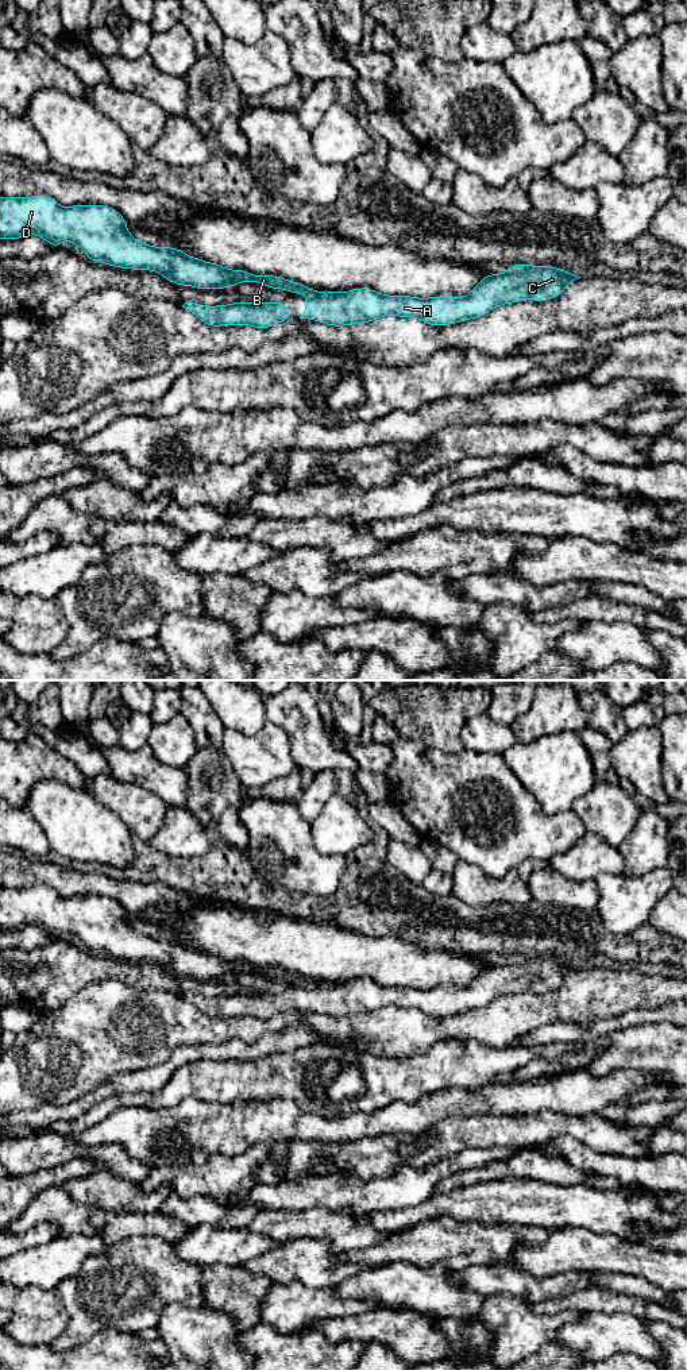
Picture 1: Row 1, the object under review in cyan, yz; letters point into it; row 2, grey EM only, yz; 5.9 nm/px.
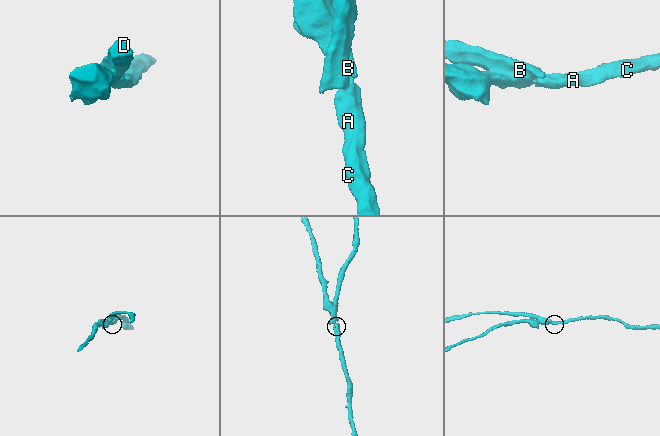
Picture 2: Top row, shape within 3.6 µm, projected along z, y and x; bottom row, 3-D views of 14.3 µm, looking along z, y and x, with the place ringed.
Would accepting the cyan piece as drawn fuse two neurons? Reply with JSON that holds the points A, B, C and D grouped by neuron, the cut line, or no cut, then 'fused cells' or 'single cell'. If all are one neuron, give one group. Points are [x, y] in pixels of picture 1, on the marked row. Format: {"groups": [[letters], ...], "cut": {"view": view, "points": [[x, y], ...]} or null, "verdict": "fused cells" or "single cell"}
{"groups": [["A", "C"], ["B", "D"]], "cut": {"view": "yz", "points": [[317, 292], [309, 297]]}, "verdict": "fused cells"}

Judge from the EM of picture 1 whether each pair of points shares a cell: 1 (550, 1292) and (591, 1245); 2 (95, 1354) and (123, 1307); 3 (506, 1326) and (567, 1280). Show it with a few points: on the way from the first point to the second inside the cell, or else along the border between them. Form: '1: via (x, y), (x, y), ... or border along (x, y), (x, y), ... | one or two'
1: border along (587, 1272), (558, 1272), (536, 1276) | two
2: border along (135, 1332), (103, 1327), (83, 1342) | two
3: border along (500, 1292), (520, 1296), (529, 1303) | two

